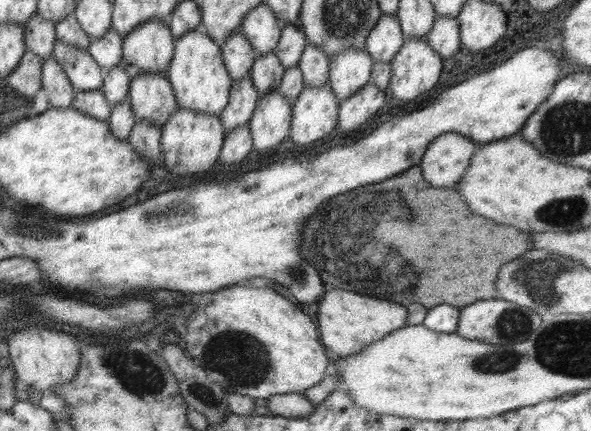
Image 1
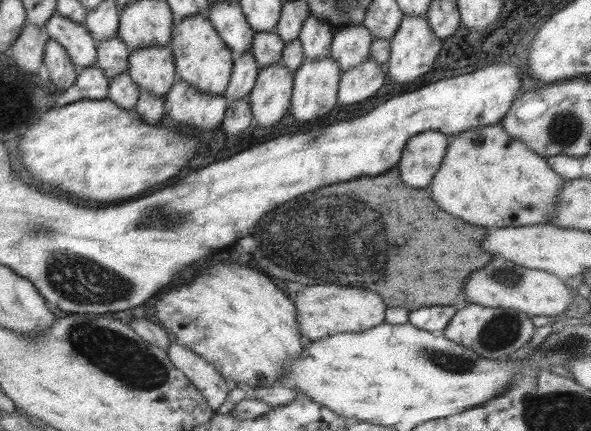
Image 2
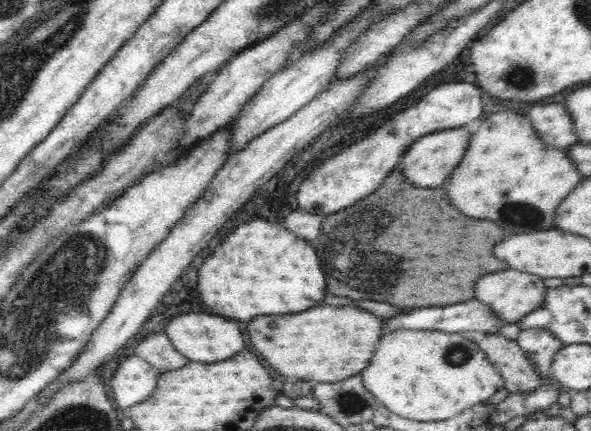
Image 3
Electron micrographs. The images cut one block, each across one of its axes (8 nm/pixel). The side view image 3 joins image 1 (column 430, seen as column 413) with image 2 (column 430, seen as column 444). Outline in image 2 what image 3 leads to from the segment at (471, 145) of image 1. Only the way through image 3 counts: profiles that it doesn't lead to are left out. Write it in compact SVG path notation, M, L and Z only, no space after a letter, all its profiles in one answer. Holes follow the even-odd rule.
M423 131L407 139L396 164L402 183L409 188L427 188L449 141L450 137L439 131Z

